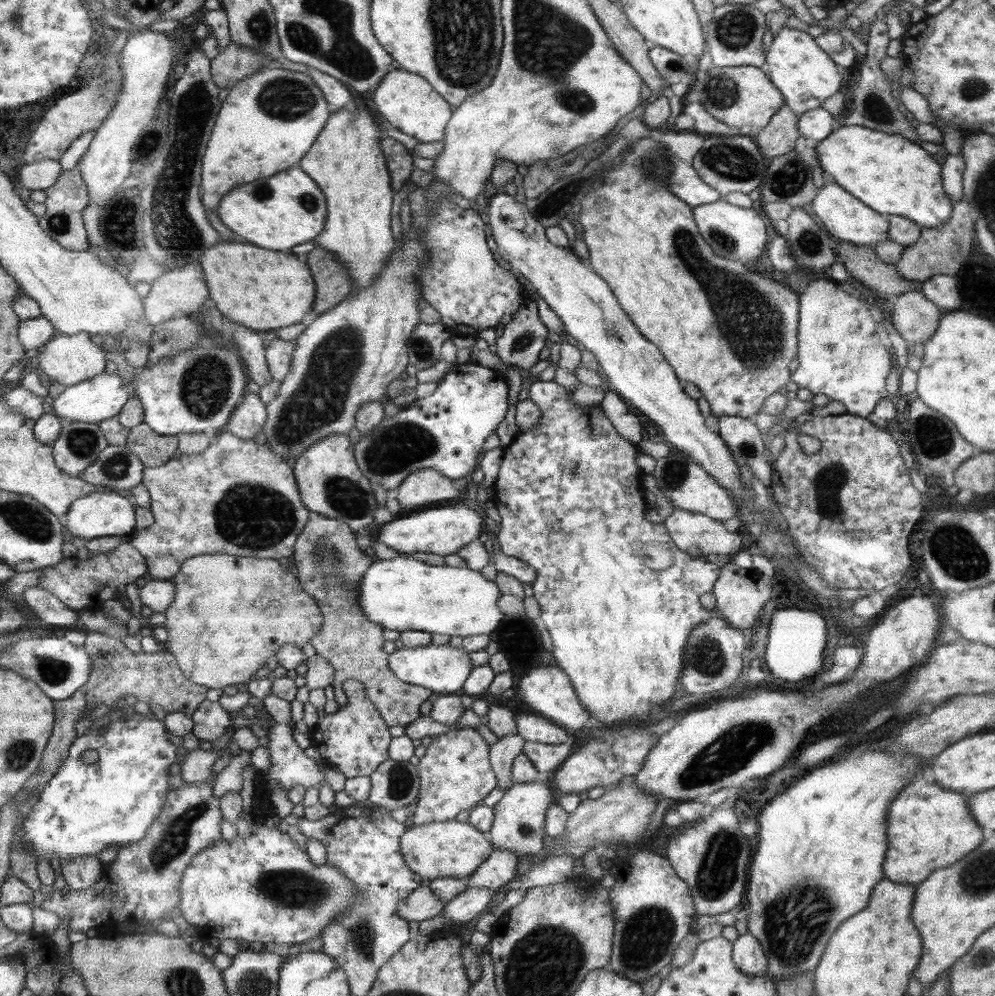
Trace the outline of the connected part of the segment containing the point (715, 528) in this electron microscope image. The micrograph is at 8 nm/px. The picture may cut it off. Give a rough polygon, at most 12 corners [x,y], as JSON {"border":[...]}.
{"border":[[674,509],[663,522],[689,555],[731,558],[740,531],[720,520]]}

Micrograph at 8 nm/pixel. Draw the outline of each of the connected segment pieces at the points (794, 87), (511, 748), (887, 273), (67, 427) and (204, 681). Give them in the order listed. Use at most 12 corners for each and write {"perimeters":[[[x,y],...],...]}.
{"perimeters":[[[782,27],[765,55],[797,116],[842,86],[842,69],[807,32]],[[512,734],[490,747],[489,763],[498,788],[514,783],[511,768],[524,738]],[[844,241],[837,257],[864,286],[894,298],[919,283],[878,260],[874,246]],[[62,418],[57,468],[80,477],[109,444],[97,423]],[[279,561],[171,578],[164,646],[208,689],[248,683],[323,616]]]}

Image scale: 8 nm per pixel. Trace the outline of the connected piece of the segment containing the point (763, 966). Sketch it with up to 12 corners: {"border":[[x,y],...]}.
{"border":[[750,933],[733,945],[736,968],[748,975],[766,975],[768,958]]}

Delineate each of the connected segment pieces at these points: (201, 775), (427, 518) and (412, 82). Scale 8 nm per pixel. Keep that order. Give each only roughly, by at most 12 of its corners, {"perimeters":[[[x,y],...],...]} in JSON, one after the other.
{"perimeters":[[[196,749],[179,758],[181,777],[198,786],[213,776],[222,751]],[[456,504],[384,523],[378,542],[444,557],[482,533],[478,508]],[[392,68],[372,100],[392,128],[442,141],[453,113],[425,78]]]}

